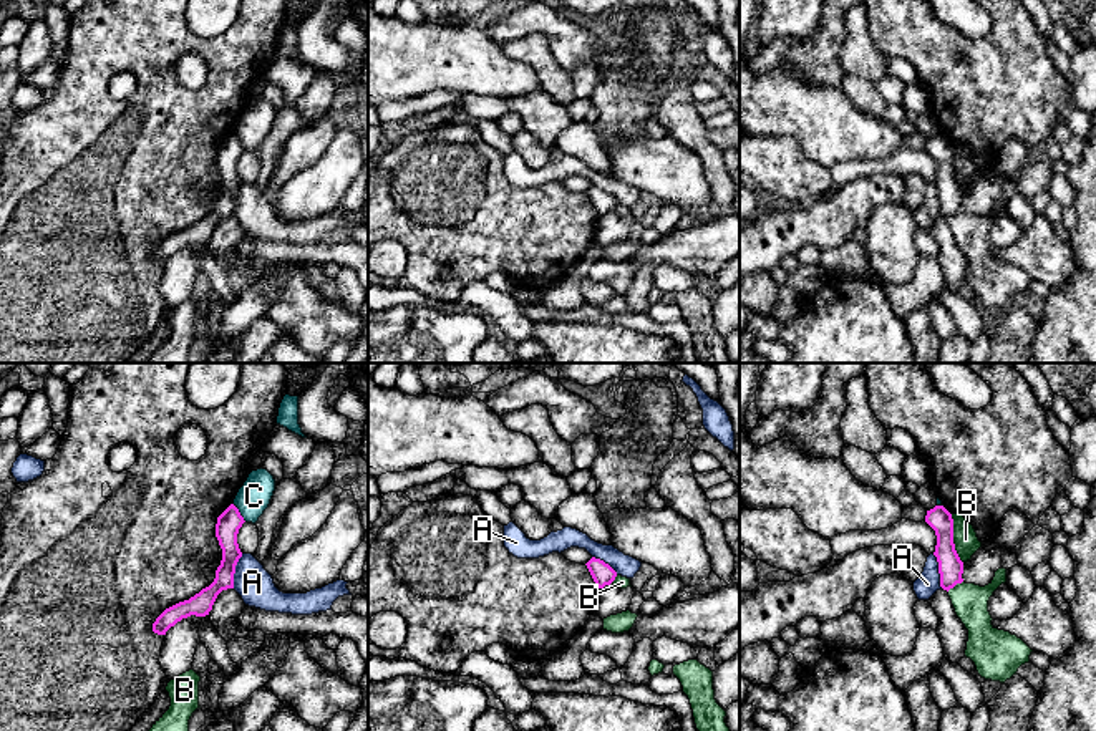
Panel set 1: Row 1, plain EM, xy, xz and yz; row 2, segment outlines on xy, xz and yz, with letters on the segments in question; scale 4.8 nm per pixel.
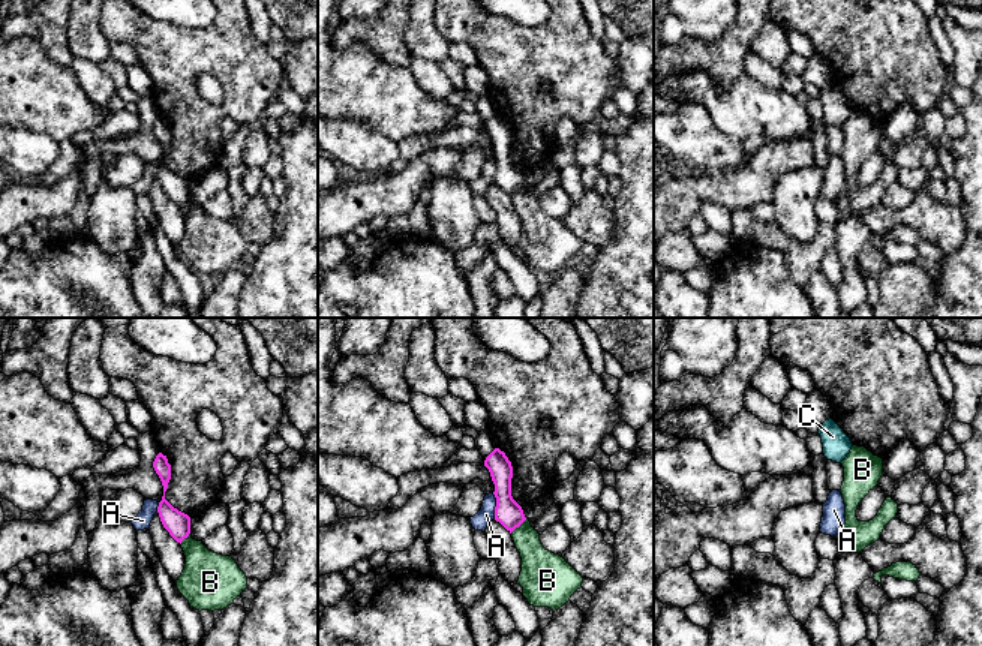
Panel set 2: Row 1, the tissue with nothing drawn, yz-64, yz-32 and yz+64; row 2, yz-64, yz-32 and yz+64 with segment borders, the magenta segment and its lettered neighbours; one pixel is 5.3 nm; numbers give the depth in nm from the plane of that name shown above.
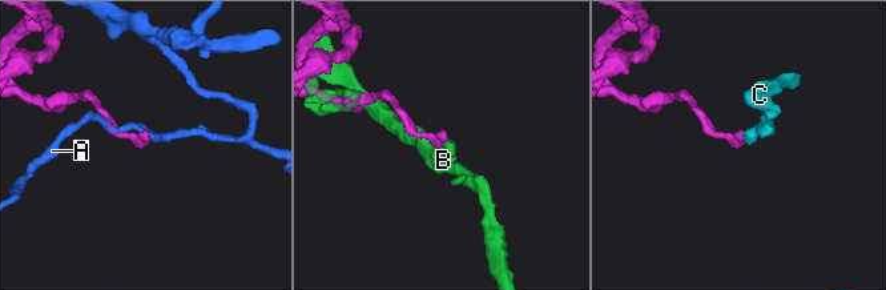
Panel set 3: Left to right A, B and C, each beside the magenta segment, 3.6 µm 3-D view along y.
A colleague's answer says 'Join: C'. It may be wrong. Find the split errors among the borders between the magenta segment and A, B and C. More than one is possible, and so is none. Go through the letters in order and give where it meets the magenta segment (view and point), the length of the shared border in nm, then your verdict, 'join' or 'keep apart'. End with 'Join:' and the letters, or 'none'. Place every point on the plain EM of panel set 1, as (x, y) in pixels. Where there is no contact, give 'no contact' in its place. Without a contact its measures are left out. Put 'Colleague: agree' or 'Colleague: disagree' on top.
Colleague: disagree
A: meets magenta in xy at (234, 199); contact 180 nm long; keep apart
B: meets magenta in yz at (952, 168); contact 240 nm long; keep apart
C: meets magenta in xy at (239, 141); contact 110 nm long; keep apart
Join: none

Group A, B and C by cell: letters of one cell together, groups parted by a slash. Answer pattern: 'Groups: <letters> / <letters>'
Groups: A / B / C

